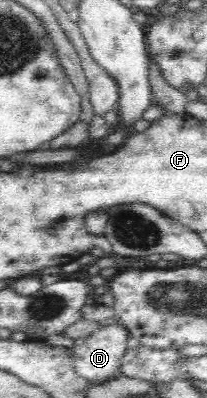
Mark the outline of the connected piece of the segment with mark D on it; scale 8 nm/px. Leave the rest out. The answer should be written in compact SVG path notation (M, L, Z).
M116 320L95 329L85 338L83 345L71 350L76 372L89 381L115 377L125 353L129 351L130 337L130 331Z

